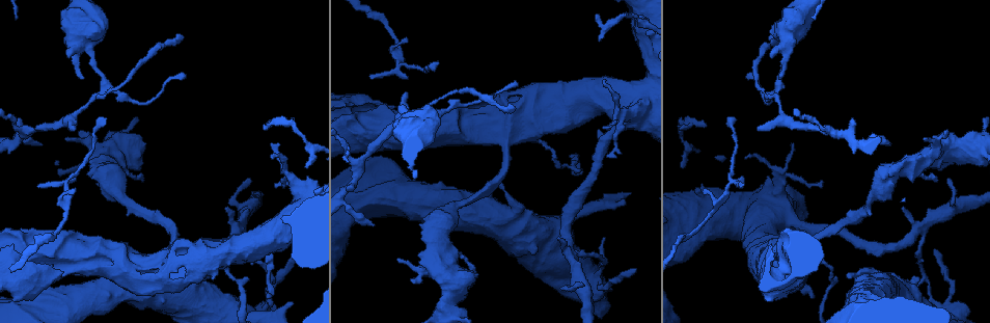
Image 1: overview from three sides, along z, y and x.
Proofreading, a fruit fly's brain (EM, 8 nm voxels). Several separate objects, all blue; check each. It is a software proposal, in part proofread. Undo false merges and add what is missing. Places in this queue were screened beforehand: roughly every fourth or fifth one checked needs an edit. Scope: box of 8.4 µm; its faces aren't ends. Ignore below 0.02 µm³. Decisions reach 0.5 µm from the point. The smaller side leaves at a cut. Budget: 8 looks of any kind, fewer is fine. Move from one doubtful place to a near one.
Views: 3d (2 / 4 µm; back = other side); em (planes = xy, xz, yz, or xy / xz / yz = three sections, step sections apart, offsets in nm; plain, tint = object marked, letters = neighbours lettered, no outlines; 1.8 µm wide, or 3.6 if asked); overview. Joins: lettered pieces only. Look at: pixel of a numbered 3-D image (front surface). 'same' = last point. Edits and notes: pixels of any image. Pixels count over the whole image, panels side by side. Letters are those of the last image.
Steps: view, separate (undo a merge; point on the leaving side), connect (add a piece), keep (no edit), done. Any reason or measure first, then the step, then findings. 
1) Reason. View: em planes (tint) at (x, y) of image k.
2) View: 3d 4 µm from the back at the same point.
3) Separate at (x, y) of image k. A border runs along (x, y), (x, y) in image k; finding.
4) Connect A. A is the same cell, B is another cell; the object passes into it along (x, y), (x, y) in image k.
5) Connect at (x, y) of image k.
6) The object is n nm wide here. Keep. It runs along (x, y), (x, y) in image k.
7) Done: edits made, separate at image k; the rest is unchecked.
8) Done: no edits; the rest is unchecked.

View: 3d 4 µm at (636, 270) of image 1.

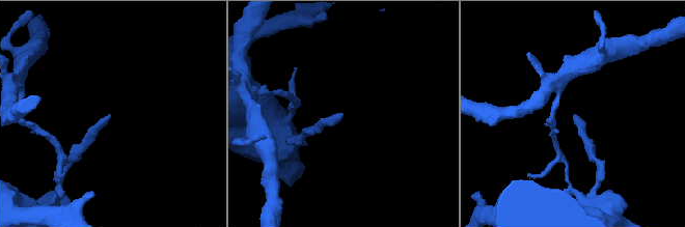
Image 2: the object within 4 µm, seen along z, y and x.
View: em xy step 8 (tint) at (574, 116) of image 2.

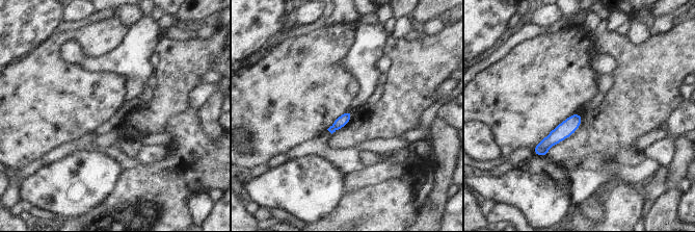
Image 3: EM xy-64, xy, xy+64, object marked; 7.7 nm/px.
Cut it another way. View: em planes (letters) at the same point.

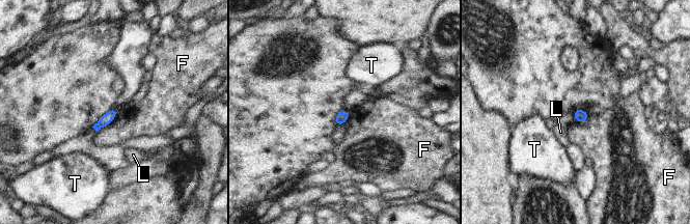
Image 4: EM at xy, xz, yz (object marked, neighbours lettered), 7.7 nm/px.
Keep. F, L and T are other cells; a border runs along (117, 108), (115, 117), (97, 132) in image 4; none of them fits.

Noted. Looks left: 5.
Three-way junction. View: em planes (letters) at (28, 130) of image 1.

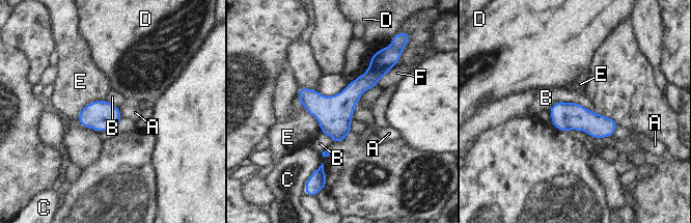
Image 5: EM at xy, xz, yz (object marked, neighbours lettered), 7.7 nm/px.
Keep. A, B, C, D, E and F are other cells; a border runs along (549, 108), (564, 101), (593, 111) in image 5; all the same cell.

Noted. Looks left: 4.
An open end. View: em xz step 8 (letters) at (74, 193) of image 1.

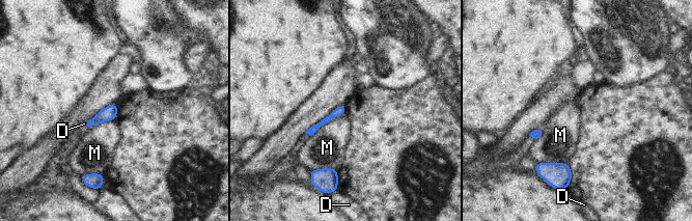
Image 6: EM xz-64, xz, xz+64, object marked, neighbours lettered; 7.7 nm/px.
Another direction. View: em planes (letters) at the same point.

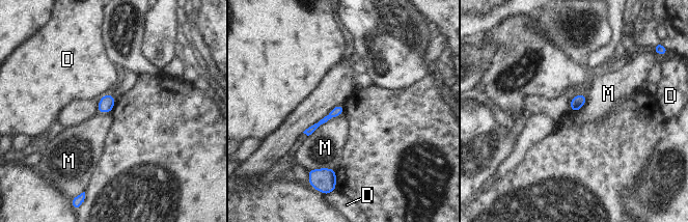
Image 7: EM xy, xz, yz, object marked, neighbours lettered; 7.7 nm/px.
Keep. D and M are other cells; it runs along (341, 108), (308, 132) in image 7; none of them fits.

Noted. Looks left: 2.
Done: no edits; the rest is unchecked.

